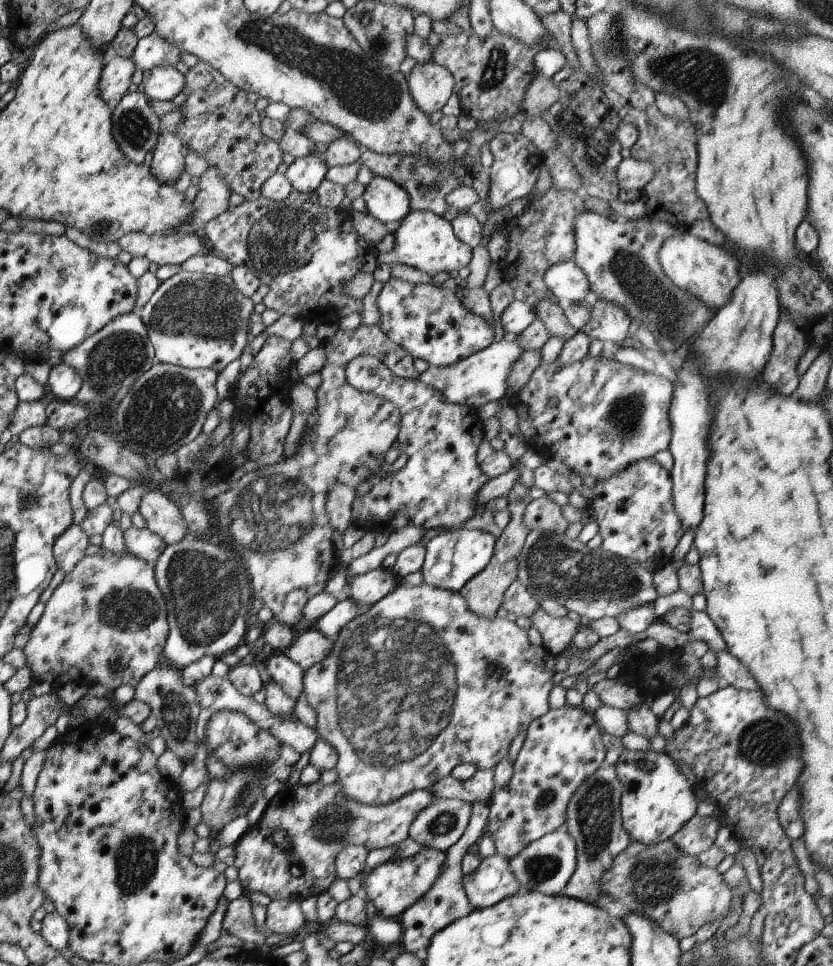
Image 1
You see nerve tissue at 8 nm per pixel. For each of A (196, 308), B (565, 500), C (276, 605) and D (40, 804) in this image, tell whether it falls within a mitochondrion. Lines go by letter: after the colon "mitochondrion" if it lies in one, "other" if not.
A: mitochondrion
B: other
C: other
D: other

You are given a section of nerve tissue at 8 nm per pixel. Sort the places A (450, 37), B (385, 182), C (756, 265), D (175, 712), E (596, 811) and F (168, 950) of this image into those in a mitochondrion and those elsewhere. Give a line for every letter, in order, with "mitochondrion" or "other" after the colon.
A: other
B: other
C: other
D: mitochondrion
E: mitochondrion
F: other

